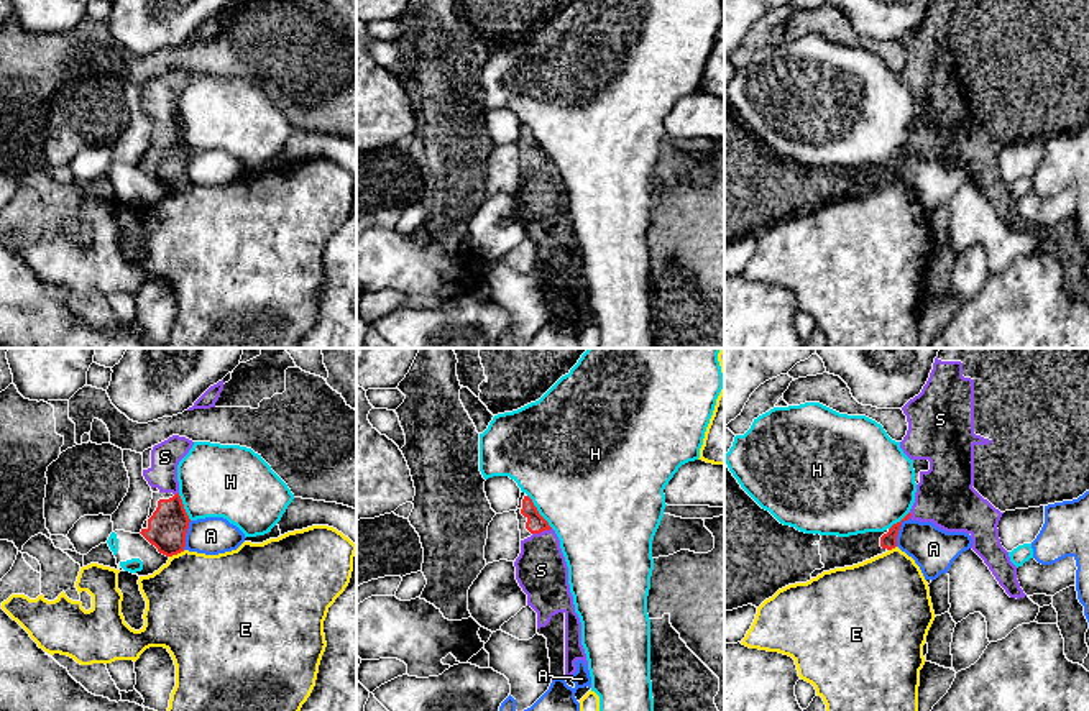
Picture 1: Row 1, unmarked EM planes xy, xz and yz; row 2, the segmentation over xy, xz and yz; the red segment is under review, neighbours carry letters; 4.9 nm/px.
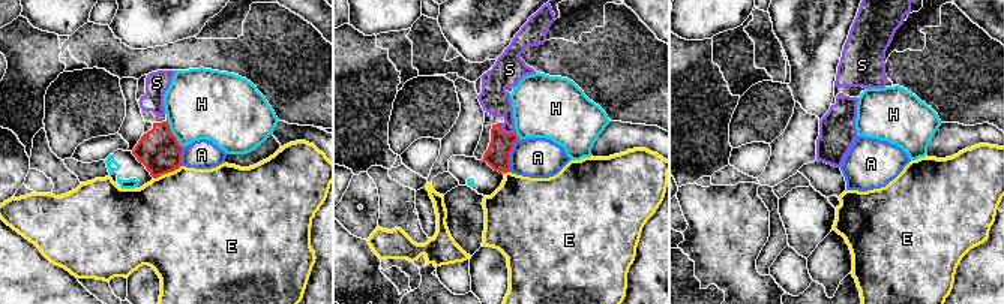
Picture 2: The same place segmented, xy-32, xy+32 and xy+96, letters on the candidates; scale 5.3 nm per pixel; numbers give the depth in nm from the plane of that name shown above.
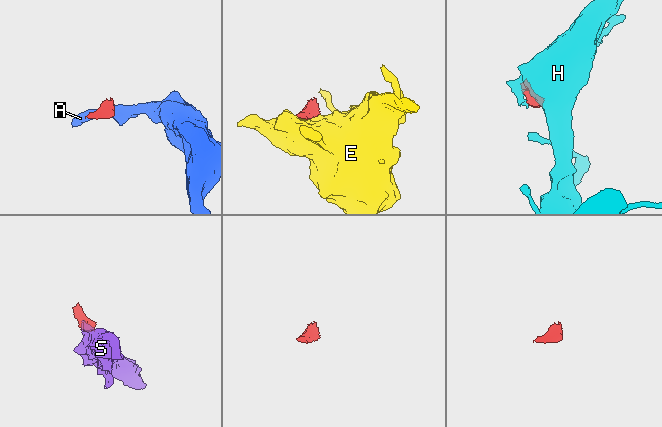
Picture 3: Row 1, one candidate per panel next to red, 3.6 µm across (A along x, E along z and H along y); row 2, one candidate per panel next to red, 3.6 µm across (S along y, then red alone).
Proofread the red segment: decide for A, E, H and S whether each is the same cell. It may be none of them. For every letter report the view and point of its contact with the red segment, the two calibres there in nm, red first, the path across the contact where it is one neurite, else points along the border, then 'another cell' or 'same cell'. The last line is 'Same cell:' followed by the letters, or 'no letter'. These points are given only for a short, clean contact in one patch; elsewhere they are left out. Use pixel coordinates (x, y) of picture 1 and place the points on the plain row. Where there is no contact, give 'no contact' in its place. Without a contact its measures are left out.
A: contact yz (899, 161); calibres 80 and 220 nm; border yz (909, 150), (900, 158), (896, 178); another cell
E: contact xy (176, 186); calibres 190 and 460 nm; another cell
H: contact xz (537, 143); calibres 90 and 500 nm; another cell
S: contact xz (541, 163); calibres 90 and 260 nm; same cell
Same cell: S

